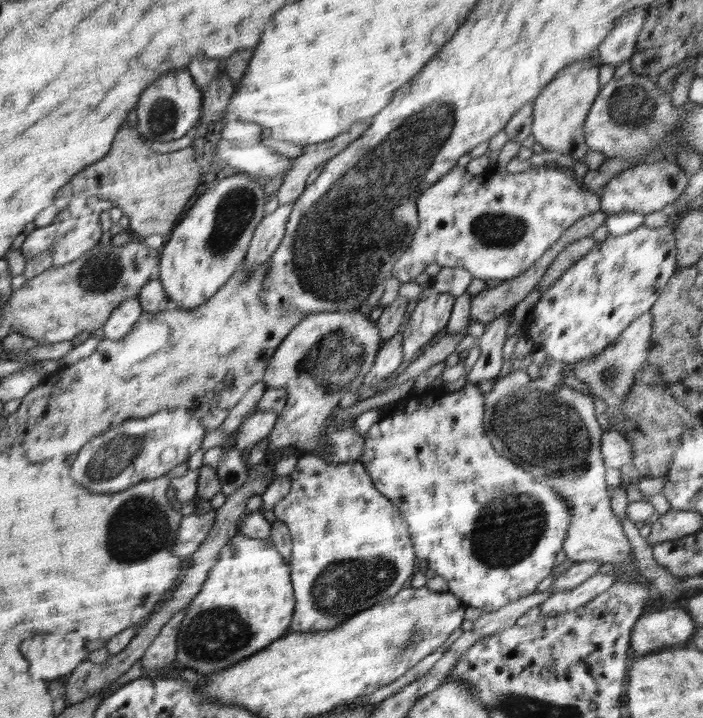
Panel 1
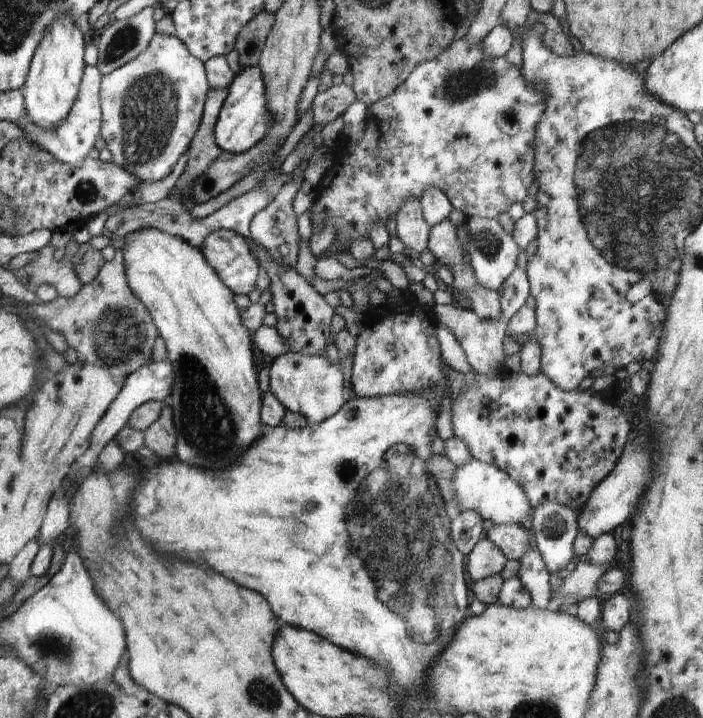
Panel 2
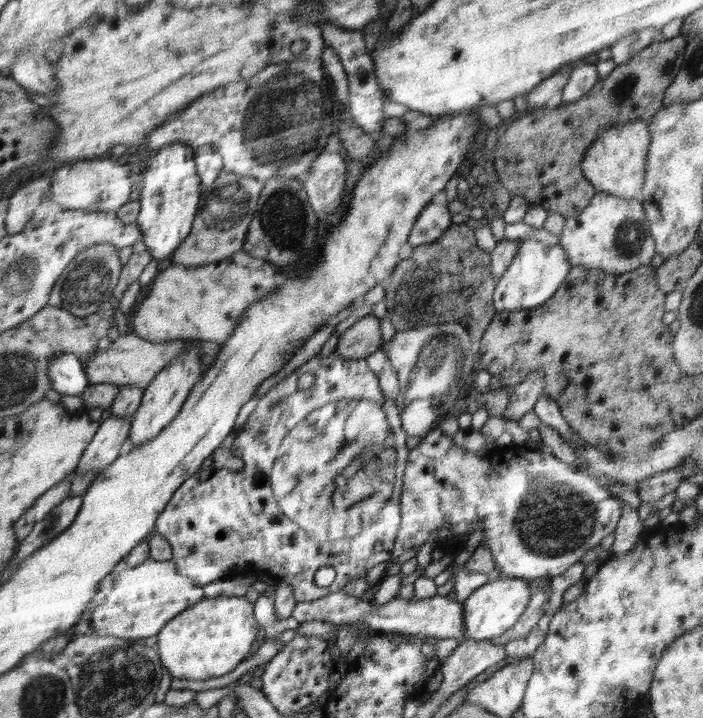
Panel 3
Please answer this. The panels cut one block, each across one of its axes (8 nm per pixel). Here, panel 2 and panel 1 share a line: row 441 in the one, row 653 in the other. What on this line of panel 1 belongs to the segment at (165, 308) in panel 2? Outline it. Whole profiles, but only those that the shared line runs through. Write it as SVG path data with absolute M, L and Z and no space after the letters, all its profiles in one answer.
M236 534L219 552L217 564L210 570L208 579L200 592L194 596L186 609L177 634L176 662L185 668L206 675L228 666L234 666L264 650L271 642L278 640L289 630L294 612L293 587L289 563L284 562L280 552L271 540L254 540Z

